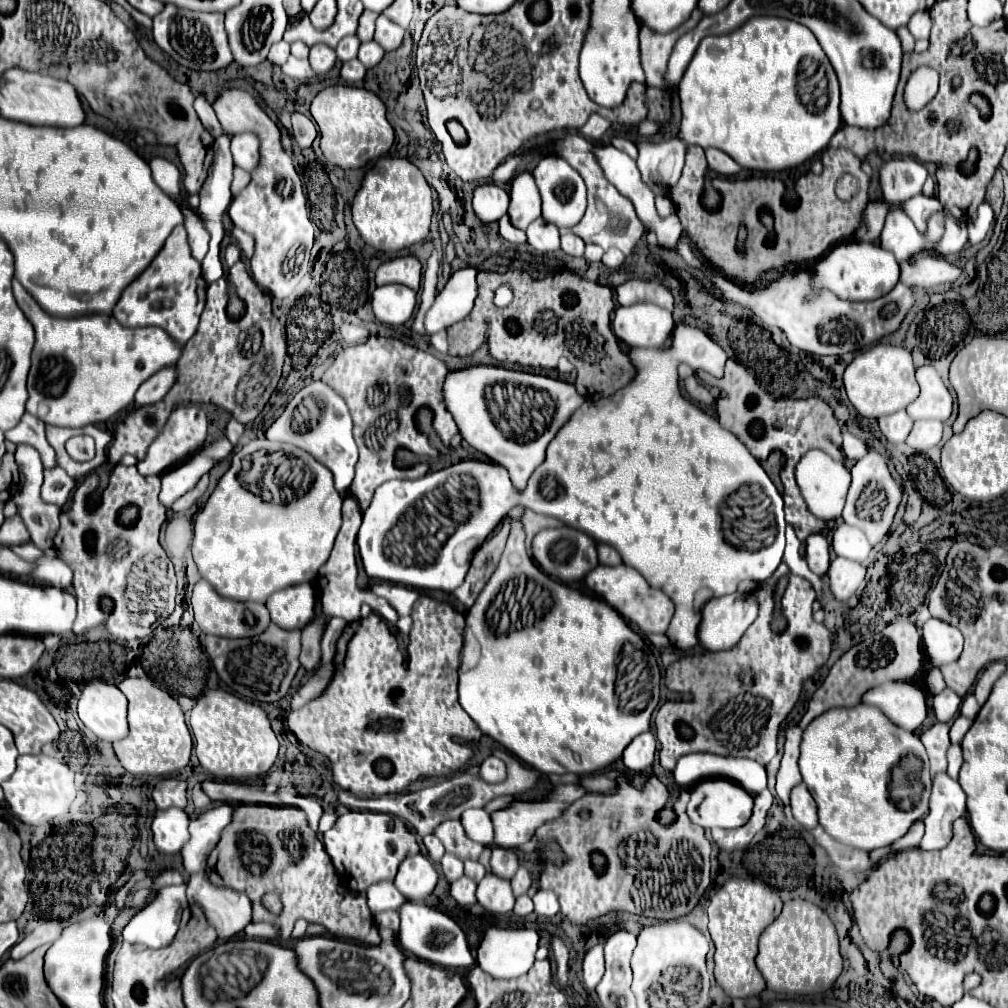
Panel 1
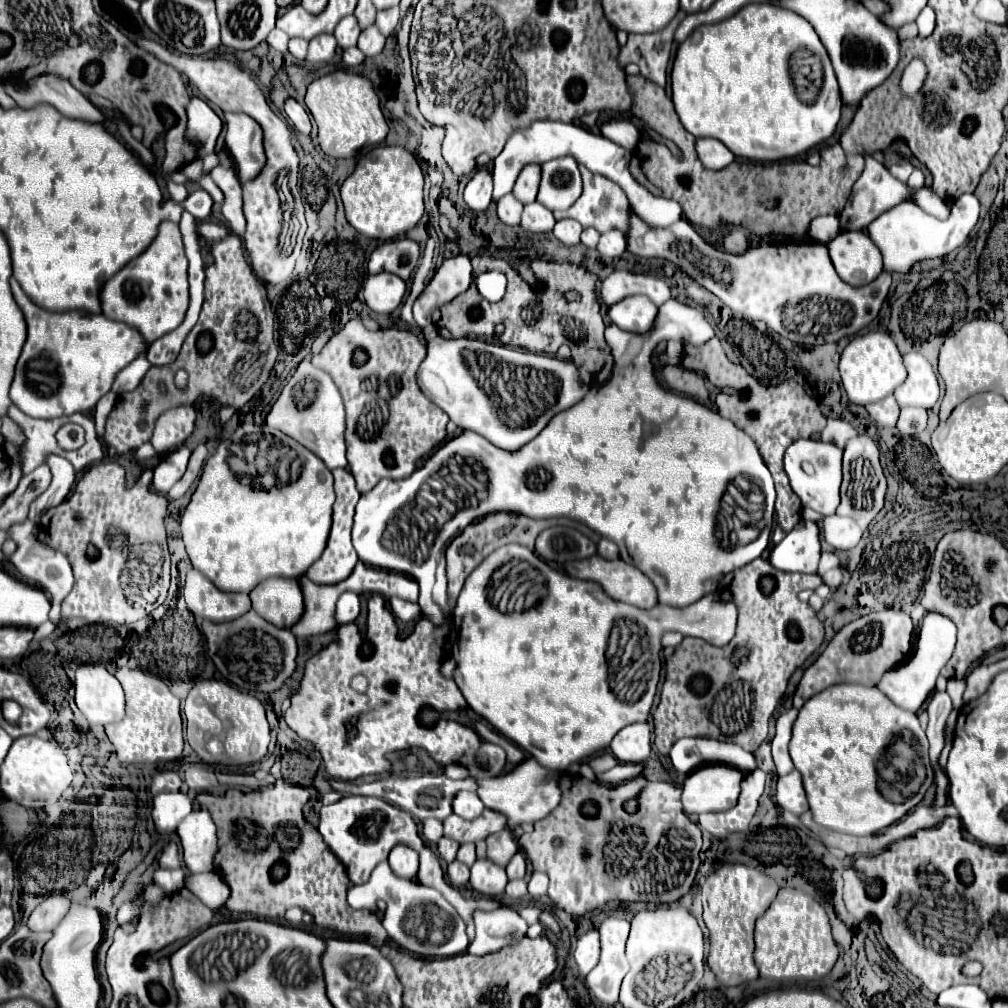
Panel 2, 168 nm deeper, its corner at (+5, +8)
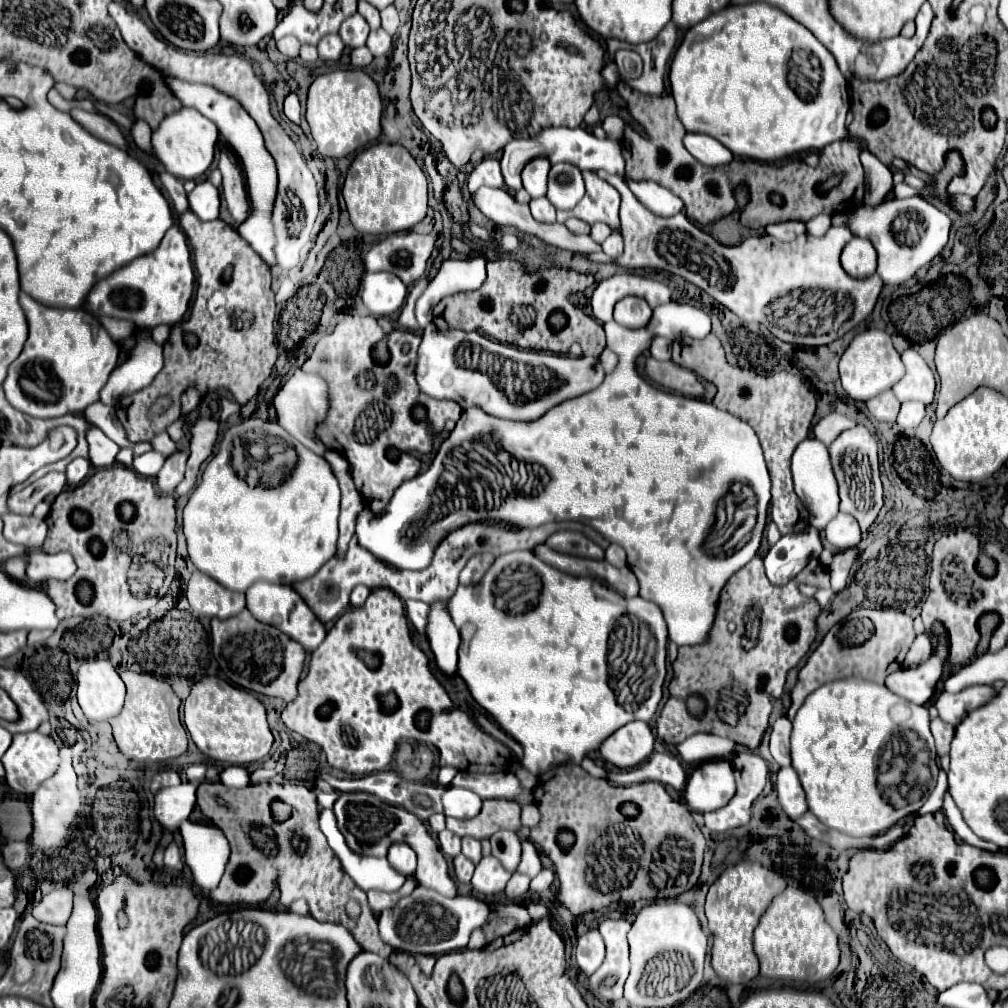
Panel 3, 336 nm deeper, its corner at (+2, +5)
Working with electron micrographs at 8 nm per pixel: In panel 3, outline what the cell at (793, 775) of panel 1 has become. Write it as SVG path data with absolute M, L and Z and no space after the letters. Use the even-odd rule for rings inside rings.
M786 716L776 718L770 734L770 752L780 766L790 766L790 732L792 722Z

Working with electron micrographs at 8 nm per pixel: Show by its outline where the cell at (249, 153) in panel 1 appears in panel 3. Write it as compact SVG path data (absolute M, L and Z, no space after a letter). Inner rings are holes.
M162 72L162 76L164 76L168 88L172 90L172 94L180 100L180 104L184 108L196 108L200 114L208 116L208 120L218 124L220 134L228 140L228 144L238 154L238 158L242 162L242 168L244 168L244 174L246 174L248 200L250 200L250 212L244 218L244 224L238 226L238 232L264 258L264 262L268 266L276 266L276 254L274 254L276 236L274 236L272 208L274 208L274 200L276 200L278 176L276 176L276 162L264 146L264 138L262 138L260 128L256 126L256 122L250 118L250 114L240 106L240 102L236 98L216 90L214 86L206 86L206 84L200 84L200 82L186 82L186 80L180 80L180 78L176 78L172 74L166 74L166 72Z

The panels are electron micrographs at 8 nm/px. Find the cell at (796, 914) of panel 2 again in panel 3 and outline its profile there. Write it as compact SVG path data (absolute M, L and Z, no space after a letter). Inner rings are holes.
M788 886L780 896L772 900L754 930L754 952L760 960L760 974L768 978L798 978L816 974L816 982L828 978L840 958L838 938L830 924L824 920L824 912L804 890Z

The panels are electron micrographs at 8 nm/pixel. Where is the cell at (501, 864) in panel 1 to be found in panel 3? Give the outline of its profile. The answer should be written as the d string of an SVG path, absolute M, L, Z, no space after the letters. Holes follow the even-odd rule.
M500 830L490 838L492 854L508 872L514 872L520 862L520 838L512 830Z

